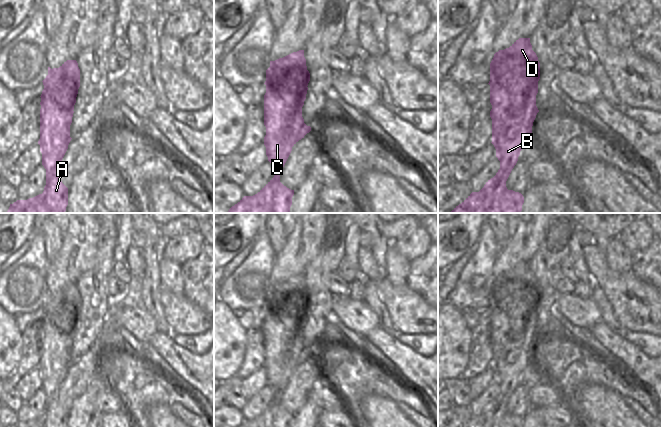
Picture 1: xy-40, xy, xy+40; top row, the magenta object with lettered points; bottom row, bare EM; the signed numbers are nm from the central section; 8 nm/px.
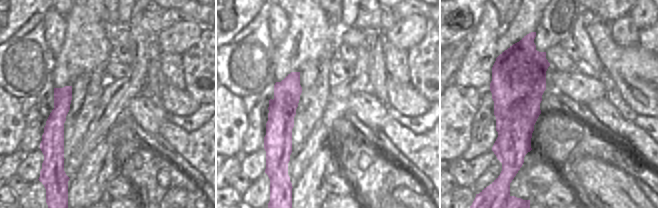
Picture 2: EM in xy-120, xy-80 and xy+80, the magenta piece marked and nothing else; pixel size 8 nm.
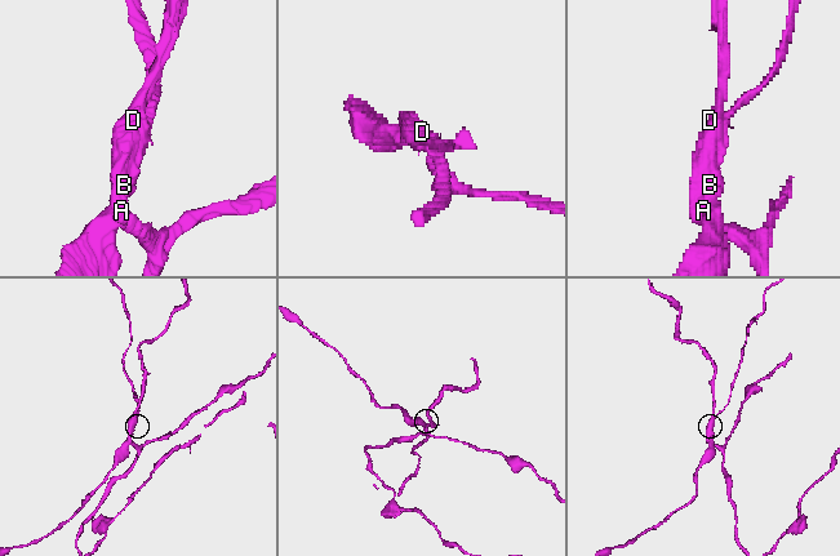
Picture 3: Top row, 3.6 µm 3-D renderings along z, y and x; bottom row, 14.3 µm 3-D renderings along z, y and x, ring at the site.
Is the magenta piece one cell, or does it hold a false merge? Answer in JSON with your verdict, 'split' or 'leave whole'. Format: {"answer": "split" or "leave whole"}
{"answer": "split"}

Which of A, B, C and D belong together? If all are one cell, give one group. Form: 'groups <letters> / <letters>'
groups A C D / B

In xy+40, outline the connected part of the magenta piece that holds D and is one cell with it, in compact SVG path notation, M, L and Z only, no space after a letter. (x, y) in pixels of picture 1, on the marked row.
M519 38L509 48L499 50L494 54L490 63L490 103L492 109L490 117L492 119L492 138L495 138L504 131L504 121L508 119L511 113L517 116L521 111L515 110L511 98L515 94L529 94L530 87L538 75L537 70L531 70L531 64L528 61L528 56L533 56L532 45L530 38Z

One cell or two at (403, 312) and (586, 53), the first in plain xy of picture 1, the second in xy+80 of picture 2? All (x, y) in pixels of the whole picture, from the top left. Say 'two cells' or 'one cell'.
two cells

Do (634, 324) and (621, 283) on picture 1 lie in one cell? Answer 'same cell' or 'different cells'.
same cell

